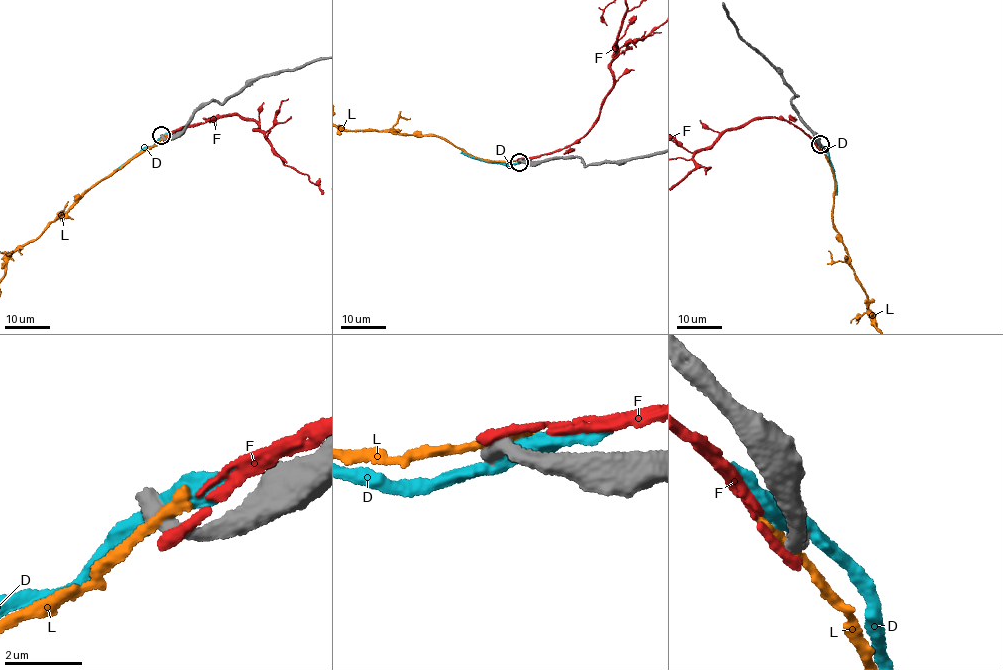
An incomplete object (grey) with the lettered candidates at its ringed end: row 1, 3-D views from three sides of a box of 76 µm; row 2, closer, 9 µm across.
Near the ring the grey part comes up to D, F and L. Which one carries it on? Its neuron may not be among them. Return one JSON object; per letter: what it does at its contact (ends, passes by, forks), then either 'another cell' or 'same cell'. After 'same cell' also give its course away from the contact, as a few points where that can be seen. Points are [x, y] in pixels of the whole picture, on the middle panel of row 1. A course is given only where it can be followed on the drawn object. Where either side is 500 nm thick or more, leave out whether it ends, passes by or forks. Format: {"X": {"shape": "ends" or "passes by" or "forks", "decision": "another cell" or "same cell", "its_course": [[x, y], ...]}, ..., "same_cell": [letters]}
{"D": {"decision": "another cell"}, "F": {"shape": "ends", "decision": "another cell"}, "L": {"decision": "another cell"}, "same_cell": []}

